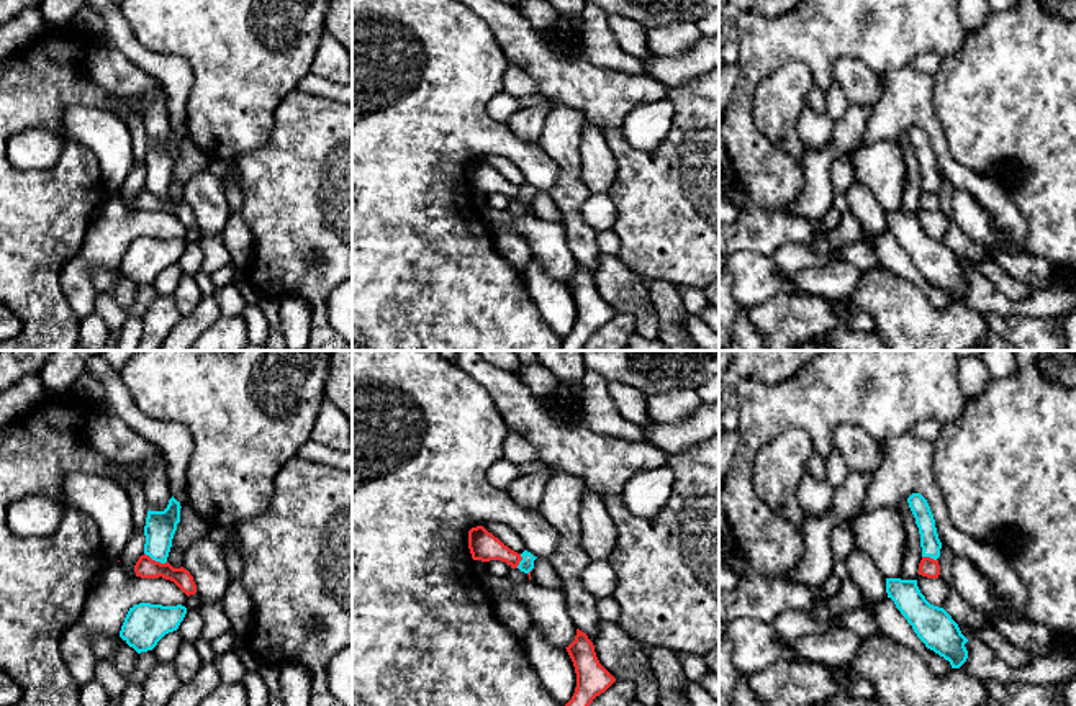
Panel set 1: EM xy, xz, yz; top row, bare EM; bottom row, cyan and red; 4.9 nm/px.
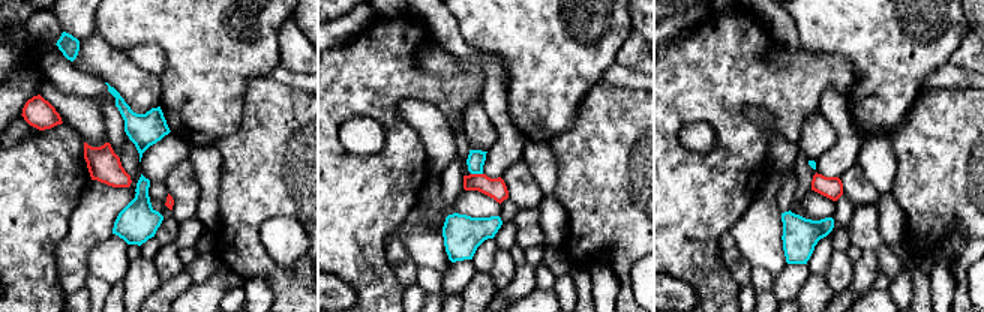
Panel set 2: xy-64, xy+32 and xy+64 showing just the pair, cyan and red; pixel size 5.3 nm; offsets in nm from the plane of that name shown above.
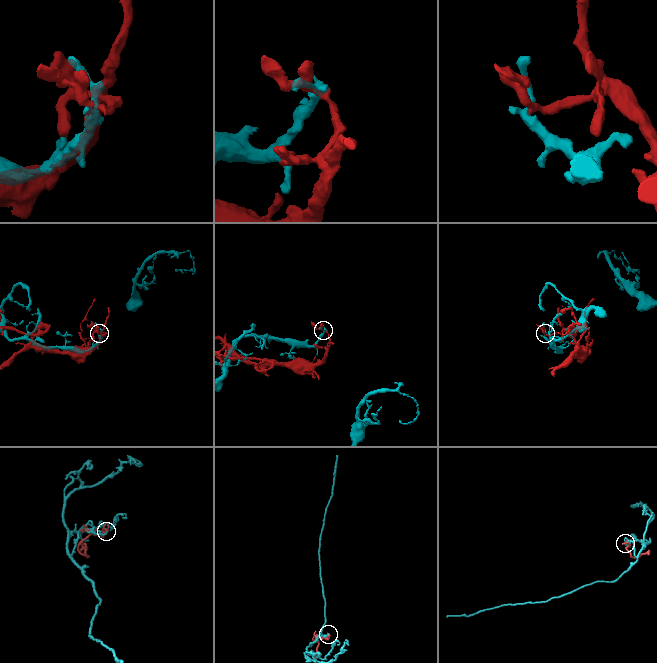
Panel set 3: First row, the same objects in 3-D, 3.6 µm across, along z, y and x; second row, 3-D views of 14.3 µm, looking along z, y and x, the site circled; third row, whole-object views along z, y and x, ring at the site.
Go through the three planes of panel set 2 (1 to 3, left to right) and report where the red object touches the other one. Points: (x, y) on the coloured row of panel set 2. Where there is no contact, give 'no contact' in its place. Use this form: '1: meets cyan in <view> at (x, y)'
1: no contact
2: meets cyan in xy+32 at (477, 173)
3: no contact

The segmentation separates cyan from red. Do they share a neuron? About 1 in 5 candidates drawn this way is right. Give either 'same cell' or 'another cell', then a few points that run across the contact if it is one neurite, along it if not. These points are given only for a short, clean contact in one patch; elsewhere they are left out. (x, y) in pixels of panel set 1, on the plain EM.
another cell

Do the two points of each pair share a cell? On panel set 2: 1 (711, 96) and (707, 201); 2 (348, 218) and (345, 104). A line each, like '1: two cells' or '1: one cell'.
1: one cell
2: one cell

